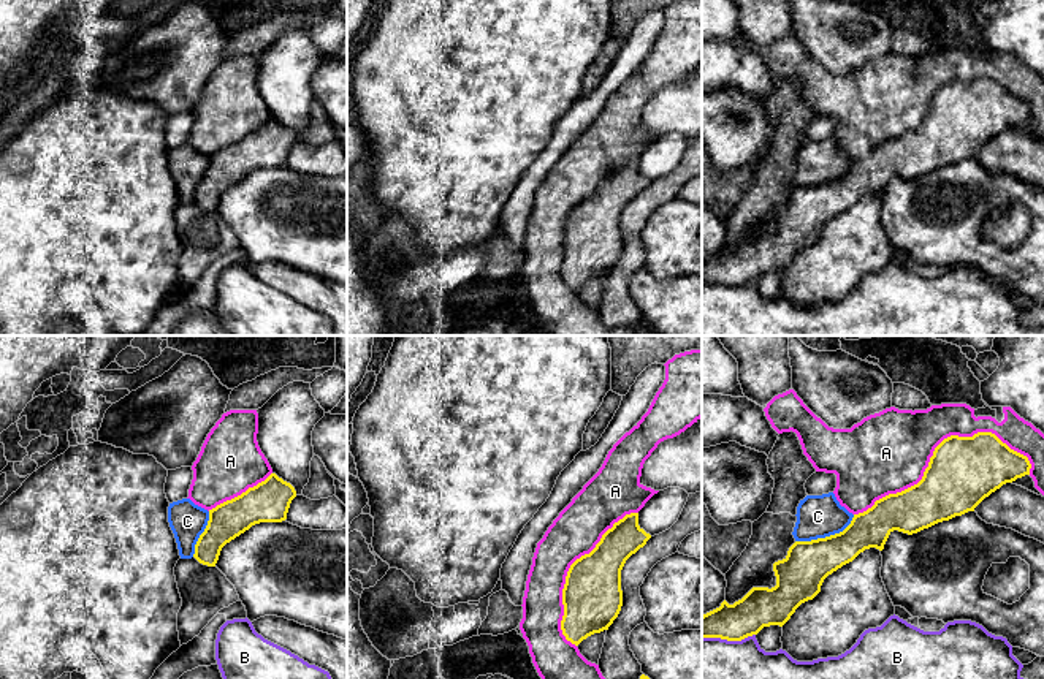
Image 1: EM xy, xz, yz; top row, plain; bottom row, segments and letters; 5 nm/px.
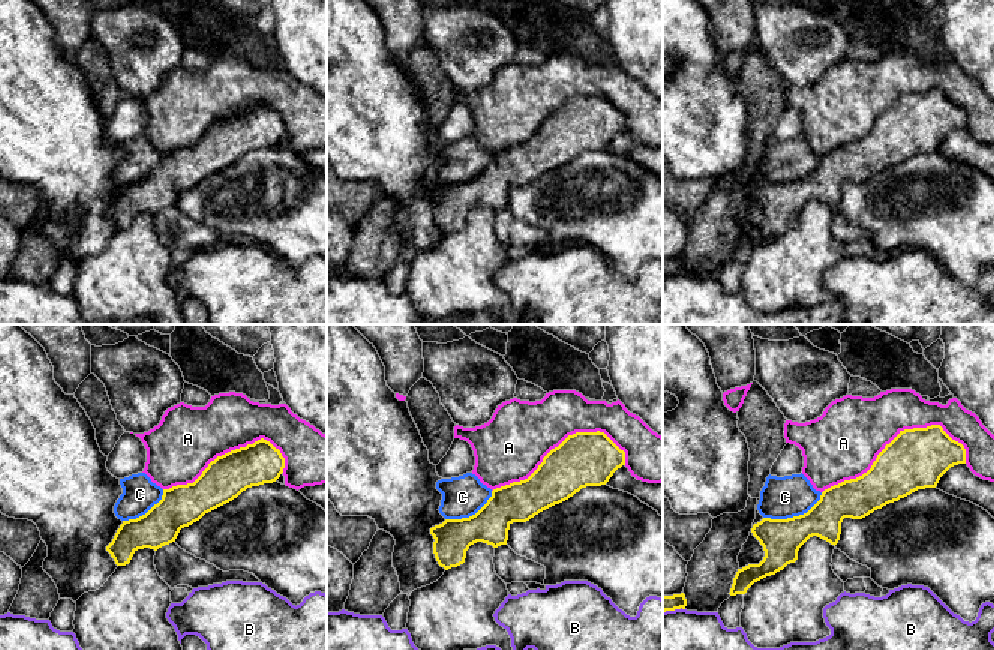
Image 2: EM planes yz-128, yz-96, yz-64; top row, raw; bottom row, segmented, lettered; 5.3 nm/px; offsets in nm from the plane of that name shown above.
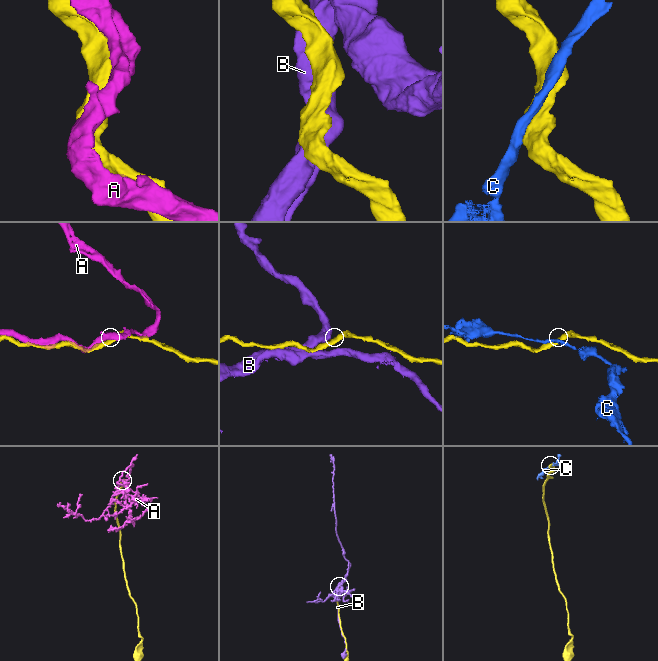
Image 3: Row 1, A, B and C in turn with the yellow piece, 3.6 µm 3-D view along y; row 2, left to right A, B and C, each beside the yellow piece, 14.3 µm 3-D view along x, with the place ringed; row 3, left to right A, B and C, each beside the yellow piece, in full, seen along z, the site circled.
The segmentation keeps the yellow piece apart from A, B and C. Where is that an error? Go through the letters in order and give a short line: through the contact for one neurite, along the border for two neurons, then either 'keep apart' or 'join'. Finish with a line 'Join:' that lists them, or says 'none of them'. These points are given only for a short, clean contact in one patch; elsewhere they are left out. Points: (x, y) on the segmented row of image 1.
A: join
B: keep apart
C: keep apart
Join: A

